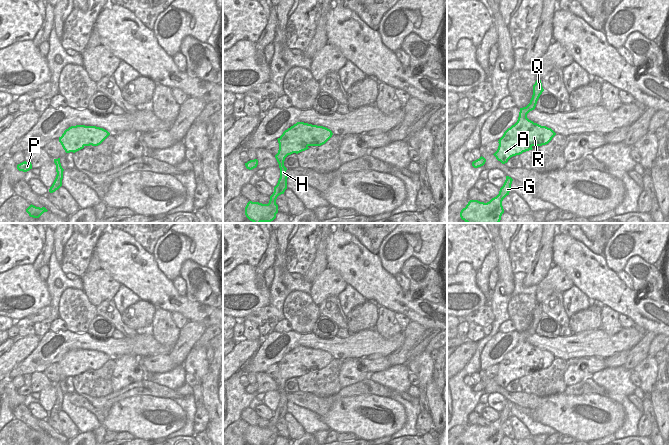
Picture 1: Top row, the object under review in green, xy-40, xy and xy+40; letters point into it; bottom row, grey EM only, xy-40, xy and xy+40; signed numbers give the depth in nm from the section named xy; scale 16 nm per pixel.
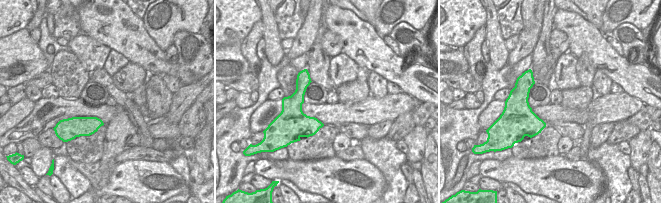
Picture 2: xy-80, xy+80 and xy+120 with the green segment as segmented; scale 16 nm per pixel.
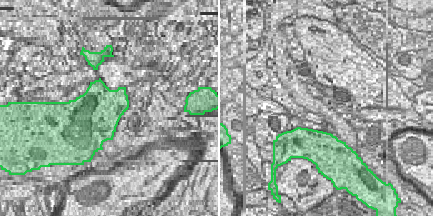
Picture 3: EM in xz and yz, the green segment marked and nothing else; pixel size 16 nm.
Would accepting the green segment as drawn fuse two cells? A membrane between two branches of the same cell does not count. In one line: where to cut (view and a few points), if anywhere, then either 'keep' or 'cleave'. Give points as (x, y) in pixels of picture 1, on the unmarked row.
no cut | keep

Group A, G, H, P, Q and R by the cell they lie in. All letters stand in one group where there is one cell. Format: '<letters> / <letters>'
A G H P Q R

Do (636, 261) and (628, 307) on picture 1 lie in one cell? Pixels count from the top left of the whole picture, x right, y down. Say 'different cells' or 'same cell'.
different cells

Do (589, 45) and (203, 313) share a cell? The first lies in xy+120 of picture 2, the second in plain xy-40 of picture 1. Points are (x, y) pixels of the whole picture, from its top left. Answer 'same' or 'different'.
same

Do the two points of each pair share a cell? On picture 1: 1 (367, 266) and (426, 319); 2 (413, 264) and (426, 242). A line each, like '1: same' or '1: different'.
1: same
2: different

